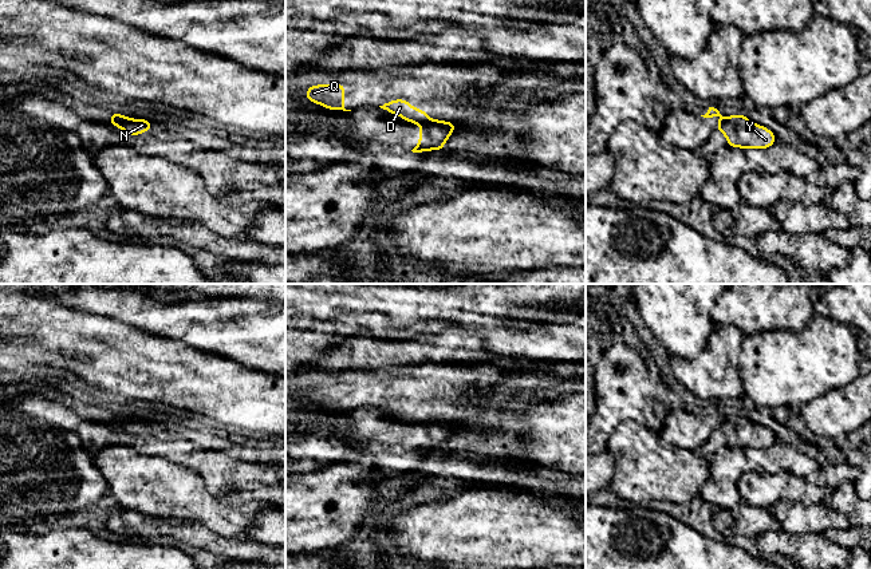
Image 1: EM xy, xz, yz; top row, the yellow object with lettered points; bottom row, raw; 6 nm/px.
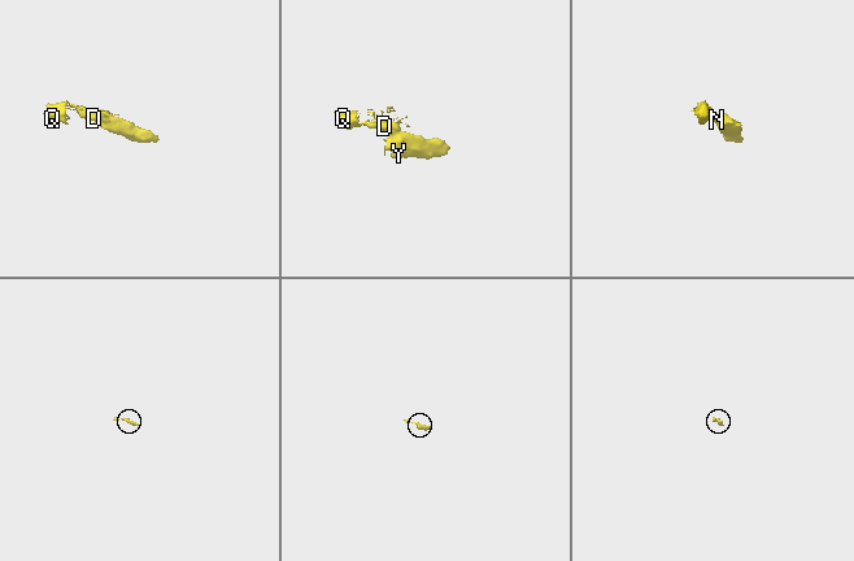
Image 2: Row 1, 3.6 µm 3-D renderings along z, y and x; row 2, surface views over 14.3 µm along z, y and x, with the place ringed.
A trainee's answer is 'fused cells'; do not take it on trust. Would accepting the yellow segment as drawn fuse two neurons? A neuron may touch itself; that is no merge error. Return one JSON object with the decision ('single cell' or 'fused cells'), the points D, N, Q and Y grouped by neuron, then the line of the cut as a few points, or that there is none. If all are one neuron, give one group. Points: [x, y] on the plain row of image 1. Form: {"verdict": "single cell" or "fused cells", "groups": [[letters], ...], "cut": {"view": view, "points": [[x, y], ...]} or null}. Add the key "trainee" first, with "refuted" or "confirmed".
{"trainee": "confirmed", "verdict": "fused cells", "groups": [["D", "Q"], ["N", "Y"]], "cut": {"view": "xy", "points": [[129, 418], [117, 426]]}}

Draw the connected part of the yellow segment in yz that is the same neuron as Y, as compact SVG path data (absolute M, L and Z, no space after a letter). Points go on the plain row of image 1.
M744 414L724 418L720 431L726 436L728 446L741 449L768 449L775 444L775 434L750 422Z

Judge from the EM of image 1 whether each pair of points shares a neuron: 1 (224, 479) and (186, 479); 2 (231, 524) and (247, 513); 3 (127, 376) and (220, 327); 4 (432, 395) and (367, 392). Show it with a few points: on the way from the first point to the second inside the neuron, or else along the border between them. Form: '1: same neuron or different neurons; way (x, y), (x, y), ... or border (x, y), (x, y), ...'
1: different neurons; border (203, 479), (207, 490), (224, 504)
2: same neuron; way (235, 521), (243, 516)
3: different neurons; border (156, 336), (180, 340), (216, 355)
4: same neuron; way (416, 392), (383, 392)

